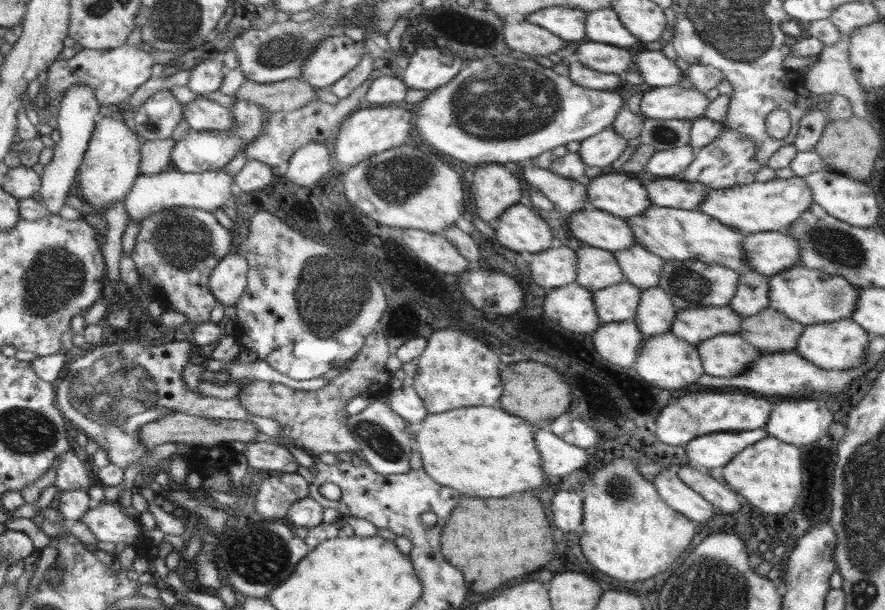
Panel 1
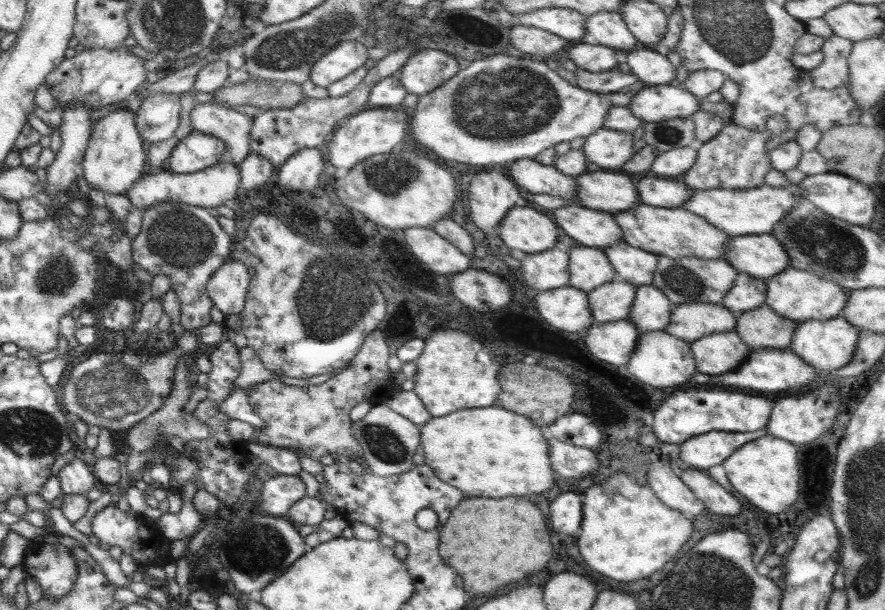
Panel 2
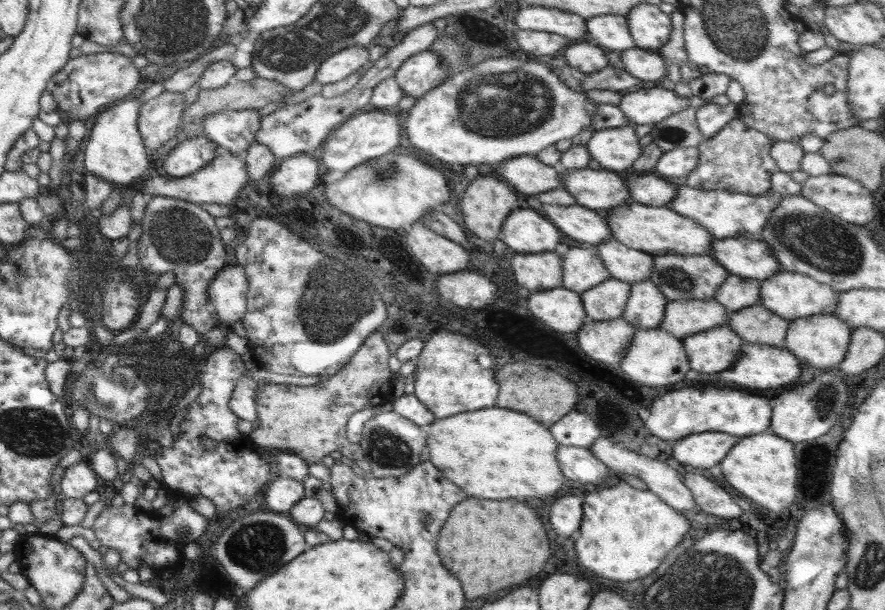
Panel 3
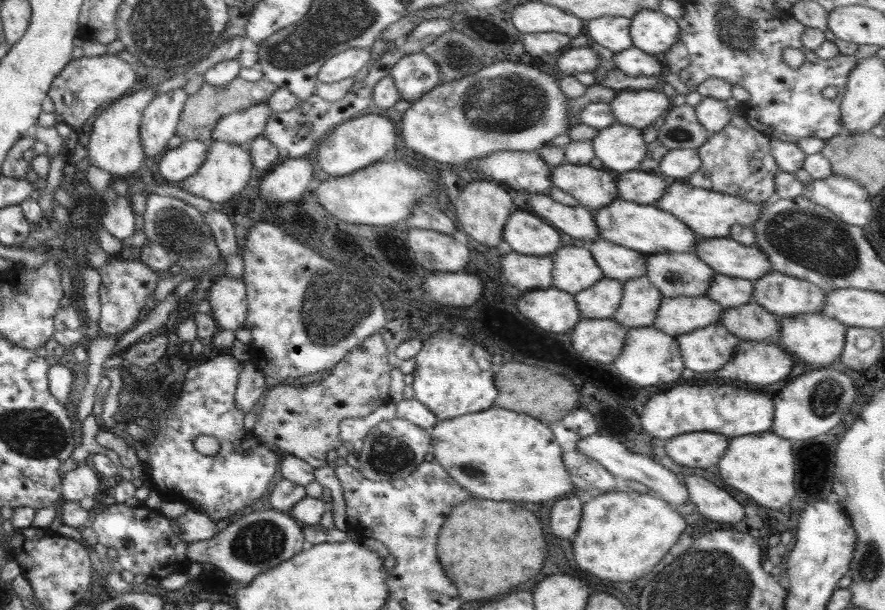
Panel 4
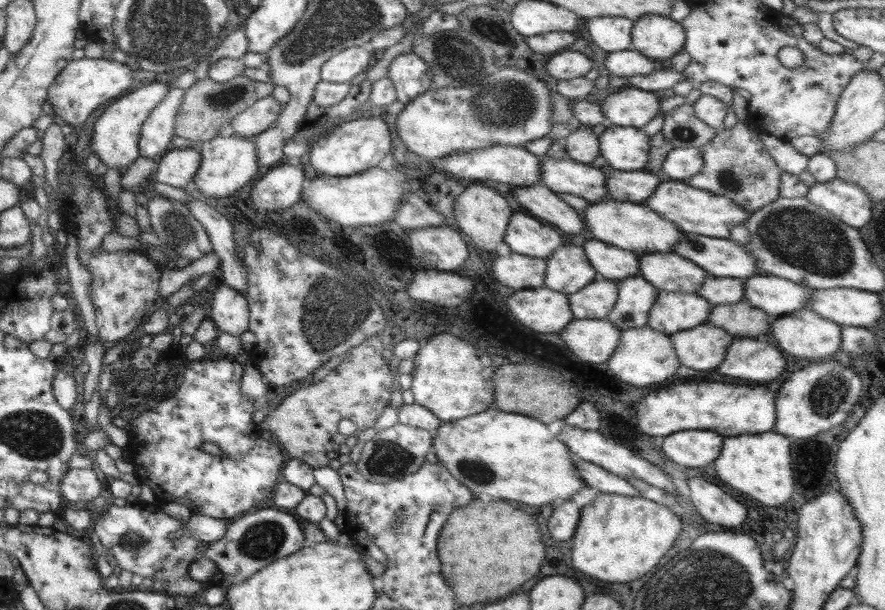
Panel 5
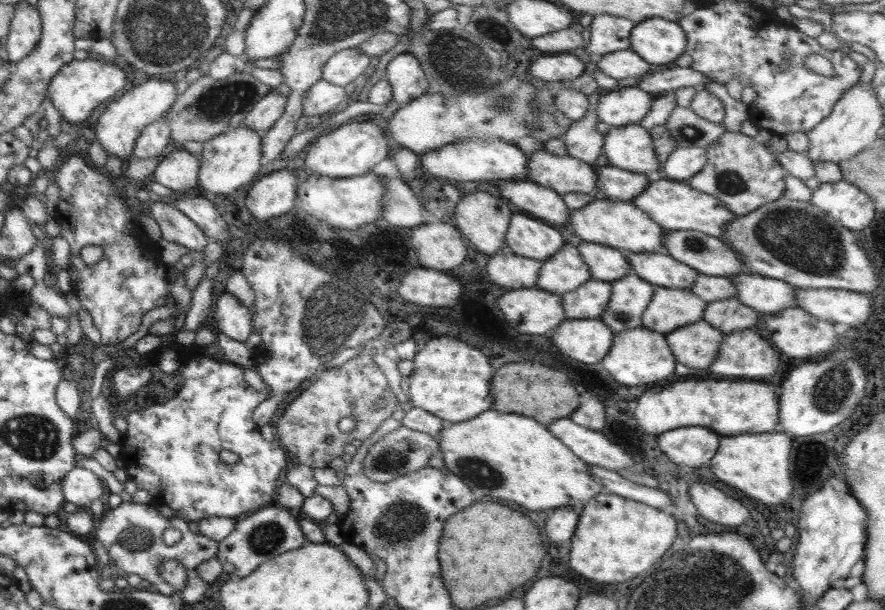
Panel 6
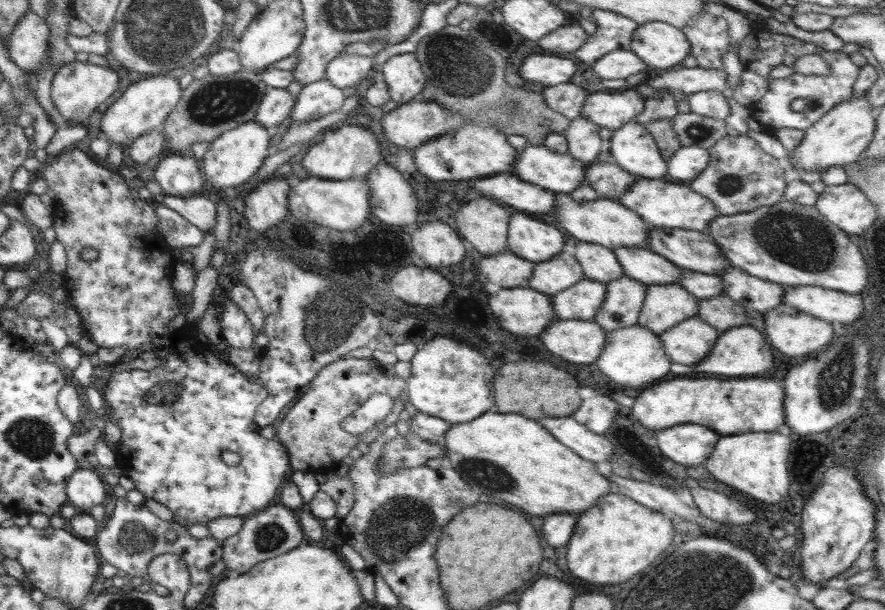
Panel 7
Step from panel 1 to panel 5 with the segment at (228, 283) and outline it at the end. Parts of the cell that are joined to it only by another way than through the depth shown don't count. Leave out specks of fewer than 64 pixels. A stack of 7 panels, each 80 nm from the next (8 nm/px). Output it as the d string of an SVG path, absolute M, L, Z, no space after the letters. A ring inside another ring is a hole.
M221 282L210 302L208 318L219 331L239 339L248 331L249 307L247 298L239 290Z

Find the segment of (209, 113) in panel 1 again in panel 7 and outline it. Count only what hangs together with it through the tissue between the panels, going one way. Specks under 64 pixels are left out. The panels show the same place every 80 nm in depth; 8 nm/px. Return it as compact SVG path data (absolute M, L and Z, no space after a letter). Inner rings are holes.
M267 87L253 120L268 131L274 131L291 114L295 100L286 88Z

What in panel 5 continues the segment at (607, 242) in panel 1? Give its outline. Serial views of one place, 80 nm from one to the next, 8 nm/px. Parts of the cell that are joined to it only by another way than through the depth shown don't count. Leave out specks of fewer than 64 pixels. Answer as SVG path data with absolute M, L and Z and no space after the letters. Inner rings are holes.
M541 183L534 186L516 186L511 189L514 189L516 200L530 212L530 215L555 228L560 228L566 234L587 235L583 215L568 206L546 185Z

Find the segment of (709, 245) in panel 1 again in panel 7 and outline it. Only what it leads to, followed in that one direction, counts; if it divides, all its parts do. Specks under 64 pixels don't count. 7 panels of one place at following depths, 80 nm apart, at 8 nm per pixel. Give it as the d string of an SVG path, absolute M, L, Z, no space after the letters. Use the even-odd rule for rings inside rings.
M558 192L555 193L553 214L555 219L578 241L599 244L612 250L628 246L648 248L647 238L651 226L618 200L598 198L590 202L582 202L574 200L569 193Z

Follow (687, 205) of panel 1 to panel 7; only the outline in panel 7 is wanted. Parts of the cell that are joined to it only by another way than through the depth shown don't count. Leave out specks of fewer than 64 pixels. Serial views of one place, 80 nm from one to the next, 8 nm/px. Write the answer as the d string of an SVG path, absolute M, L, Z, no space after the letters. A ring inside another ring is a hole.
M613 161L585 163L585 182L604 199L618 200L634 184L635 177Z

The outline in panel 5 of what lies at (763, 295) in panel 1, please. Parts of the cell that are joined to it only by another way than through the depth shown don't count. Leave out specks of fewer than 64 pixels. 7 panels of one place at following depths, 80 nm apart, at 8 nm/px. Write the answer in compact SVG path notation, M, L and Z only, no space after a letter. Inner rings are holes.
M707 275L698 296L705 298L712 307L732 305L745 298L743 279Z

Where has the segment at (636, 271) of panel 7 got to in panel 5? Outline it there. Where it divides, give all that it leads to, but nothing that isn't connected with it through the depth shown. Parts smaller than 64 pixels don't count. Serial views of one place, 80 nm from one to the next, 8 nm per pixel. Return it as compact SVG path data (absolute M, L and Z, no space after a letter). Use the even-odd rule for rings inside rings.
M675 252L646 253L639 257L639 274L657 290L698 294L707 272Z

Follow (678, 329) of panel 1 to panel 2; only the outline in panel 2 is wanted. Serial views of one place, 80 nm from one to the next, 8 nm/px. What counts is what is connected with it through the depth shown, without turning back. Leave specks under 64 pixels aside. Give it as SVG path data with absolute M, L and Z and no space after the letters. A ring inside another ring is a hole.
M696 302L676 305L664 330L690 344L708 334L732 331L735 327L734 314L723 305Z

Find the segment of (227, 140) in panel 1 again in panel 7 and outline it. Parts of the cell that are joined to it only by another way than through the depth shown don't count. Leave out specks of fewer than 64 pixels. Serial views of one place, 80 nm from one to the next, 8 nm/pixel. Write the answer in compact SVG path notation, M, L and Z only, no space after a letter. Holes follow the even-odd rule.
M190 153L164 156L148 177L160 184L163 193L182 198L196 195L204 184L196 159Z

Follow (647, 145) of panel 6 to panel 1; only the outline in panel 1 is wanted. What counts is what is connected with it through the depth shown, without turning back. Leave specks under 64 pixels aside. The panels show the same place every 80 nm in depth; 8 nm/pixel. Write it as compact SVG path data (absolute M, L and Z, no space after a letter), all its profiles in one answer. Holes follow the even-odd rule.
M607 128L590 138L580 141L580 150L577 152L586 166L611 166L618 160L628 144L614 129Z

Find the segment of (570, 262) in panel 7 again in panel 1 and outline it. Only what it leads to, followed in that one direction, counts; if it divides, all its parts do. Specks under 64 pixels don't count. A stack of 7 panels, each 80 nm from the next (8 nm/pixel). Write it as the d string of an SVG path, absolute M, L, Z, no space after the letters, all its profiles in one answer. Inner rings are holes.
M584 245L575 250L577 256L576 282L590 292L625 281L621 266L613 252Z

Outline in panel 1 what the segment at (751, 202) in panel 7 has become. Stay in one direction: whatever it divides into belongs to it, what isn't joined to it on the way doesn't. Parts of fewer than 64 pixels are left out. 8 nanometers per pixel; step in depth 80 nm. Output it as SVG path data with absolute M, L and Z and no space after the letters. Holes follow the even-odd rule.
M724 128L712 144L696 150L694 160L683 170L684 178L688 182L702 183L708 190L756 182L755 174L766 166L754 158L754 153L755 144L751 138Z

